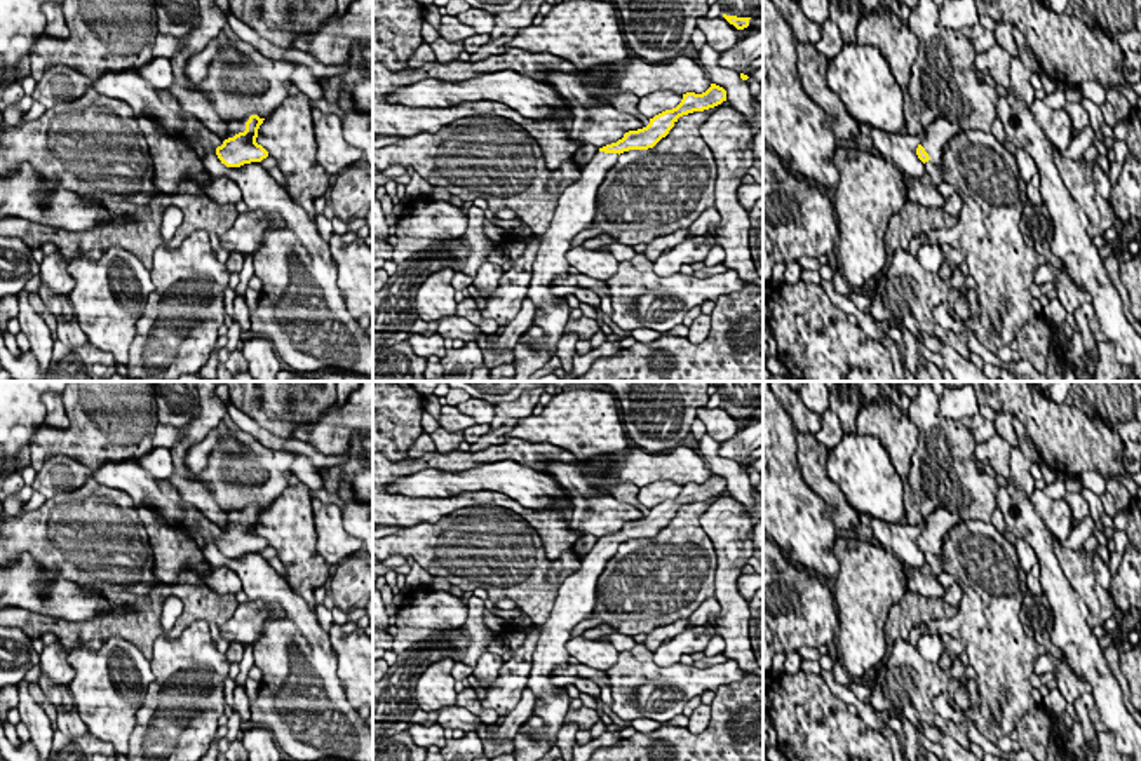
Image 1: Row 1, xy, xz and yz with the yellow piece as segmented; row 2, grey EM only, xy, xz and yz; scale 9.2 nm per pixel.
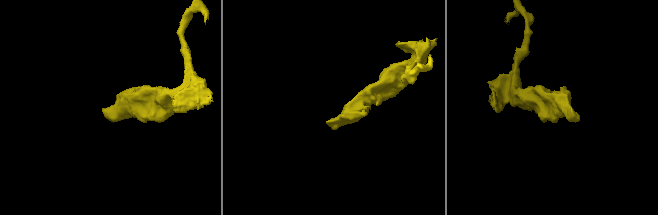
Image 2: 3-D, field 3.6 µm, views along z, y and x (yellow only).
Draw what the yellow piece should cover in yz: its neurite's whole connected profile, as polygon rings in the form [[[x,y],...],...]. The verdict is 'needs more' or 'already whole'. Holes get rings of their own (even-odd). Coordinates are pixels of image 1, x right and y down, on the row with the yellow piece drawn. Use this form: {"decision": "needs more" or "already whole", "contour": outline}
{"decision": "needs more", "contour": [[[935,117],[935,120],[920,134],[922,143],[916,148],[918,158],[923,164],[930,160],[932,164],[941,165],[948,143],[962,132],[958,124]]]}

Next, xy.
{"decision": "needs more", "contour": [[[251,115],[240,120],[230,120],[226,139],[216,148],[216,155],[226,167],[240,167],[251,162],[261,162],[268,152],[256,143],[258,129],[265,118]]]}

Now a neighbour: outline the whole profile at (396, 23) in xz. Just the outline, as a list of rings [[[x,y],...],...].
[[[373,0],[373,64],[383,63],[390,71],[408,68],[409,57],[423,44],[423,10],[416,0]]]

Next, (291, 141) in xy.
[[[303,92],[287,96],[272,117],[279,122],[268,122],[267,134],[258,136],[256,143],[279,162],[291,199],[315,219],[314,200],[327,190],[329,174],[315,158],[317,141],[308,96]]]

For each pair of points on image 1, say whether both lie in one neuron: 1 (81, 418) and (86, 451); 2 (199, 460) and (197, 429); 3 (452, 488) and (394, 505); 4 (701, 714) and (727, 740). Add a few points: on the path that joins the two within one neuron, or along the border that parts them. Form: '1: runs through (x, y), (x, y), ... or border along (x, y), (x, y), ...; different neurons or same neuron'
1: runs through (84, 427), (84, 443); same neuron
2: border along (213, 429), (187, 450), (185, 469), (194, 478); different neurons
3: border along (391, 491), (411, 497), (460, 495); different neurons
4: border along (711, 706), (709, 723), (701, 732), (688, 732); different neurons

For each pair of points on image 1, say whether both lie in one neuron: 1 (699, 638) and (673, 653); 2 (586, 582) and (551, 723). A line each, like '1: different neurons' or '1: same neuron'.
1: same neuron
2: same neuron

